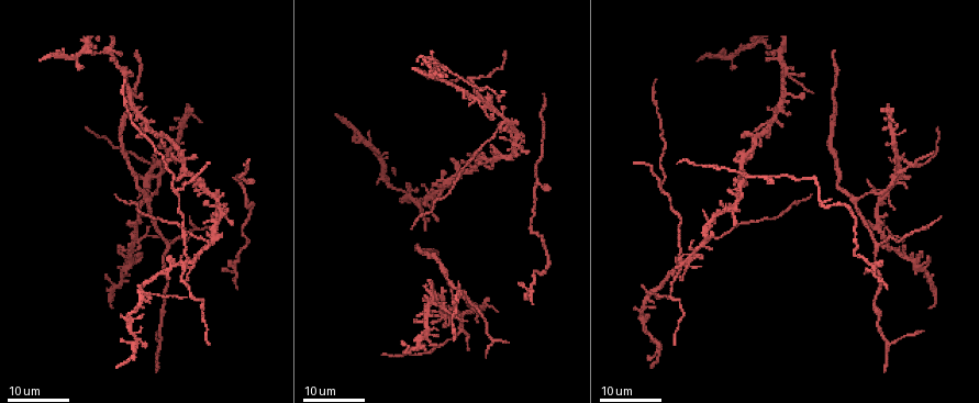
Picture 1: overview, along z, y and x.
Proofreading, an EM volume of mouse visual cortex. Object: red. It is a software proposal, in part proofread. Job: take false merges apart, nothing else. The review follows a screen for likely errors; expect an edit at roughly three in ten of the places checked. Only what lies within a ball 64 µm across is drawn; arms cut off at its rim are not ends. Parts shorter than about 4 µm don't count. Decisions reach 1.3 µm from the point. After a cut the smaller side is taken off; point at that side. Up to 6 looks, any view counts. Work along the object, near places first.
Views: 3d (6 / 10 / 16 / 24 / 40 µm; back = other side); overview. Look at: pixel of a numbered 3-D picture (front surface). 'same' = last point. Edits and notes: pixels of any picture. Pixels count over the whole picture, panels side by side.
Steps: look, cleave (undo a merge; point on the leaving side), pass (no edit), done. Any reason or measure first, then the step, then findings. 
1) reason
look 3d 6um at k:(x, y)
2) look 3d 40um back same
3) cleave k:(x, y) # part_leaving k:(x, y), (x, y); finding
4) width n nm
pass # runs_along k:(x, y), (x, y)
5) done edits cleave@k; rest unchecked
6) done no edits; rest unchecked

looks like a crossing
look 3d 24um at 1:(181, 260)

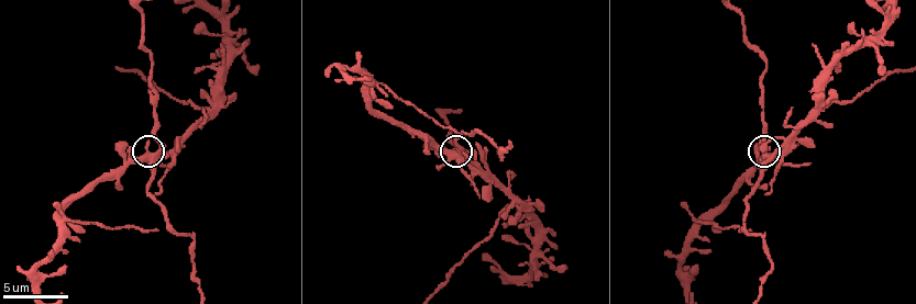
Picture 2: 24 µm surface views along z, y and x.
look 3d 6um at 2:(148, 153)

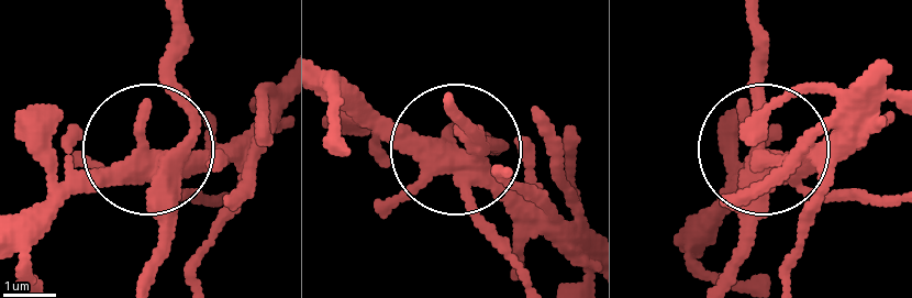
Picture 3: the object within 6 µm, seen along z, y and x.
cleave 3:(180, 105) # part_leaving 3:(757, 176), (757, 23); a second neuron is stuck on

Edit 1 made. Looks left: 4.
four or more arms meet
look 3d 16um at 2:(814, 108)

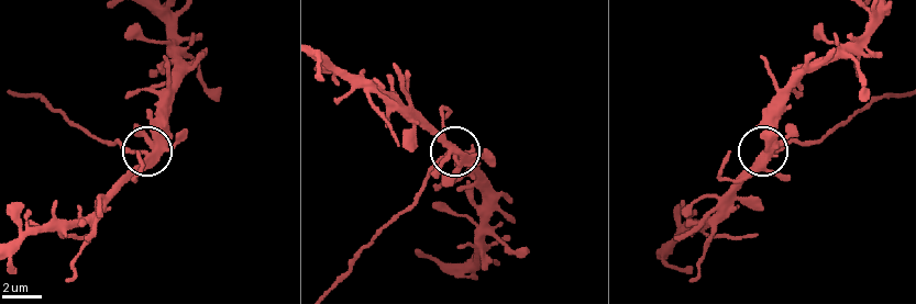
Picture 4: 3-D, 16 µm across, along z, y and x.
side_arm 28 um; arms 5
cleave 4:(122, 145) # a second neuron is stuck on

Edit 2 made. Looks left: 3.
three arms meet
look 3d 16um at 1:(856, 200)

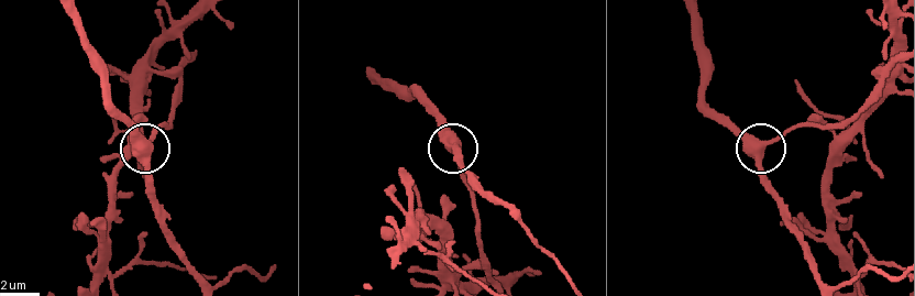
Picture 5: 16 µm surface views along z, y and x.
look 3d 10um at 5:(145, 152)

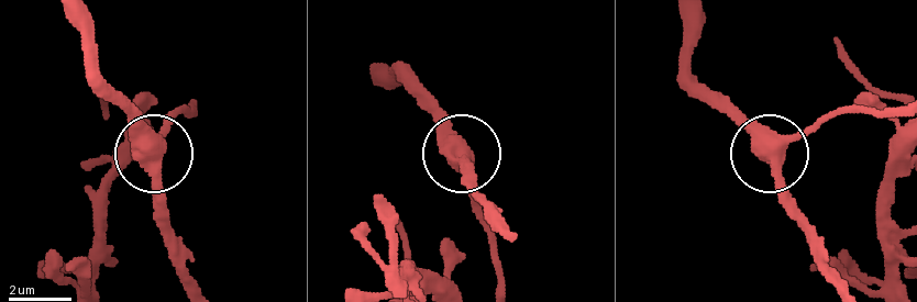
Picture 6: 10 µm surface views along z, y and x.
pass # one neuron here

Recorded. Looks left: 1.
done edits cleave@3, cleave@4; rest unchecked

